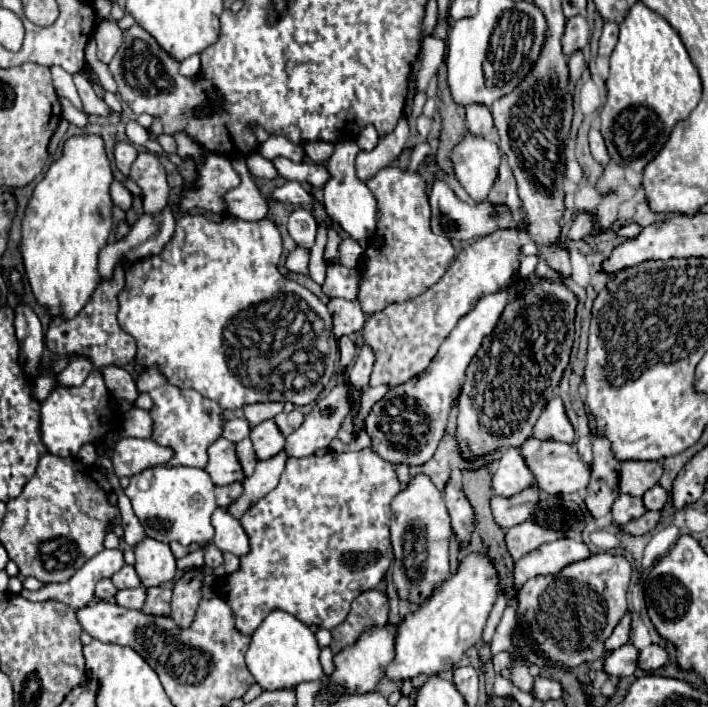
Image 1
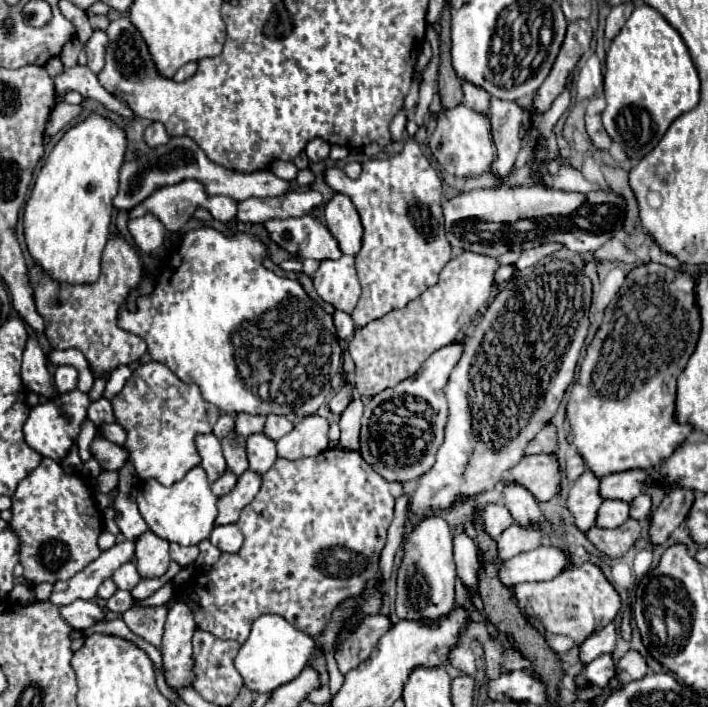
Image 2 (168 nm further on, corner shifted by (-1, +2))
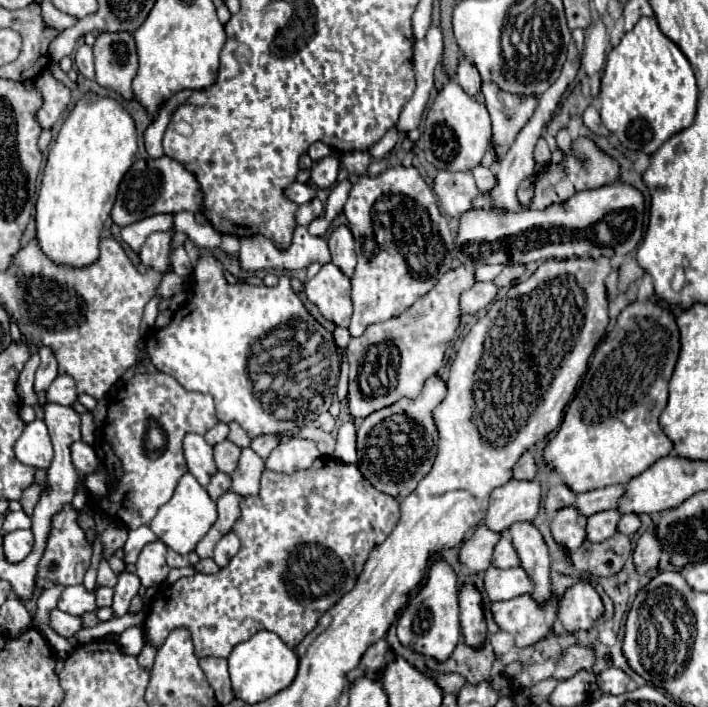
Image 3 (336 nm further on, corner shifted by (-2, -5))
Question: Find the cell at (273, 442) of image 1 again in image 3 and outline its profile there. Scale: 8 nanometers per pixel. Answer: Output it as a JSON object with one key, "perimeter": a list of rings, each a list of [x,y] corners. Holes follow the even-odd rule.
{"perimeter":[[[242,449],[242,457],[238,467],[234,469],[234,473],[230,475],[232,485],[230,491],[242,497],[250,497],[256,495],[260,491],[260,475],[264,471],[264,461],[250,449]]]}

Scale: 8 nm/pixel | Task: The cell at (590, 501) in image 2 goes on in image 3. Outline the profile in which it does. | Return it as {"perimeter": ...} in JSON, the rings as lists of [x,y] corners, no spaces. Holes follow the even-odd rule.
{"perimeter":[[[574,507],[560,509],[552,517],[550,531],[558,545],[568,551],[574,551],[586,541],[586,517],[582,517]]]}

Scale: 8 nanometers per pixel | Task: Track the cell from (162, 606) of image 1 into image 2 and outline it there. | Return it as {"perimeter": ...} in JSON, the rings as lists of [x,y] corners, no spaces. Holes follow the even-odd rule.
{"perimeter":[[[167,604],[161,606],[131,606],[123,616],[125,624],[141,638],[151,642],[153,646],[161,646],[163,624],[167,618]]]}

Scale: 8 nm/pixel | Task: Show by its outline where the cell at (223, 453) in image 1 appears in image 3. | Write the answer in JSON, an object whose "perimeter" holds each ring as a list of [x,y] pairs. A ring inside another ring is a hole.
{"perimeter":[[[188,433],[184,437],[184,459],[186,459],[188,471],[198,479],[202,487],[206,487],[210,477],[218,471],[214,465],[212,447],[198,433]]]}

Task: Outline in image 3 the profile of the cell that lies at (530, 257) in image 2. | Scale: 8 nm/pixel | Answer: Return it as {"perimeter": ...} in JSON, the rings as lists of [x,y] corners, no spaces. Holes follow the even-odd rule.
{"perimeter":[[[518,265],[518,267],[504,267],[502,269],[502,273],[494,279],[494,285],[498,285],[500,289],[502,287],[510,287],[514,281],[516,281],[516,277],[520,277],[524,273],[524,265]]]}

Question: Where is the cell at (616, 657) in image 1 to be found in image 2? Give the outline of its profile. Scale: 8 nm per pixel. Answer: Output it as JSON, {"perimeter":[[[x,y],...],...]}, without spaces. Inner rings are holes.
{"perimeter":[[[601,654],[601,658],[595,658],[593,662],[589,662],[583,672],[579,674],[577,682],[579,686],[607,686],[609,680],[615,676],[615,660],[611,654]]]}

